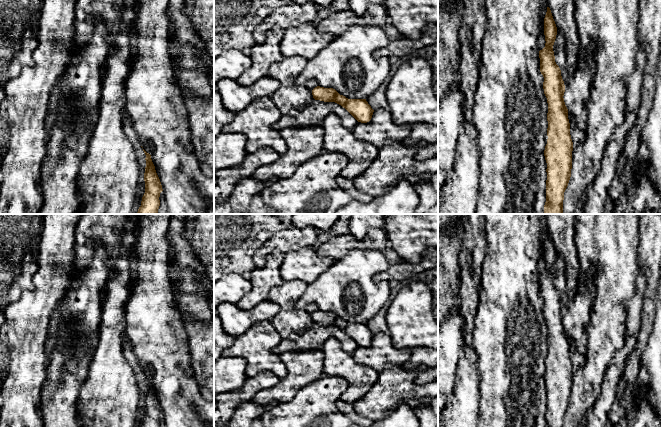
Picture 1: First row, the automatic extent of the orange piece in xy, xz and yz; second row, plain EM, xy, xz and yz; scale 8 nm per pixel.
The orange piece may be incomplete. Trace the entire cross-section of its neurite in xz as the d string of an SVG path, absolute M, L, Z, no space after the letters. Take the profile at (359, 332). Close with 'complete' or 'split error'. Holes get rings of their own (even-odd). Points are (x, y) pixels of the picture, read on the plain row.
M317 310L312 314L312 319L315 324L335 326L341 329L361 347L369 346L374 336L366 323L348 323L333 312Z; complete

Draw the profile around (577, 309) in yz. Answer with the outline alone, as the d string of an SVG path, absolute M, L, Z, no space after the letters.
M557 253L556 263L553 269L555 286L561 294L561 300L565 309L564 326L572 337L574 349L582 356L587 355L586 326L590 318L591 308L595 301L595 269L591 267L588 277L588 285L578 284L576 295L569 298L566 289L566 271L563 257Z

